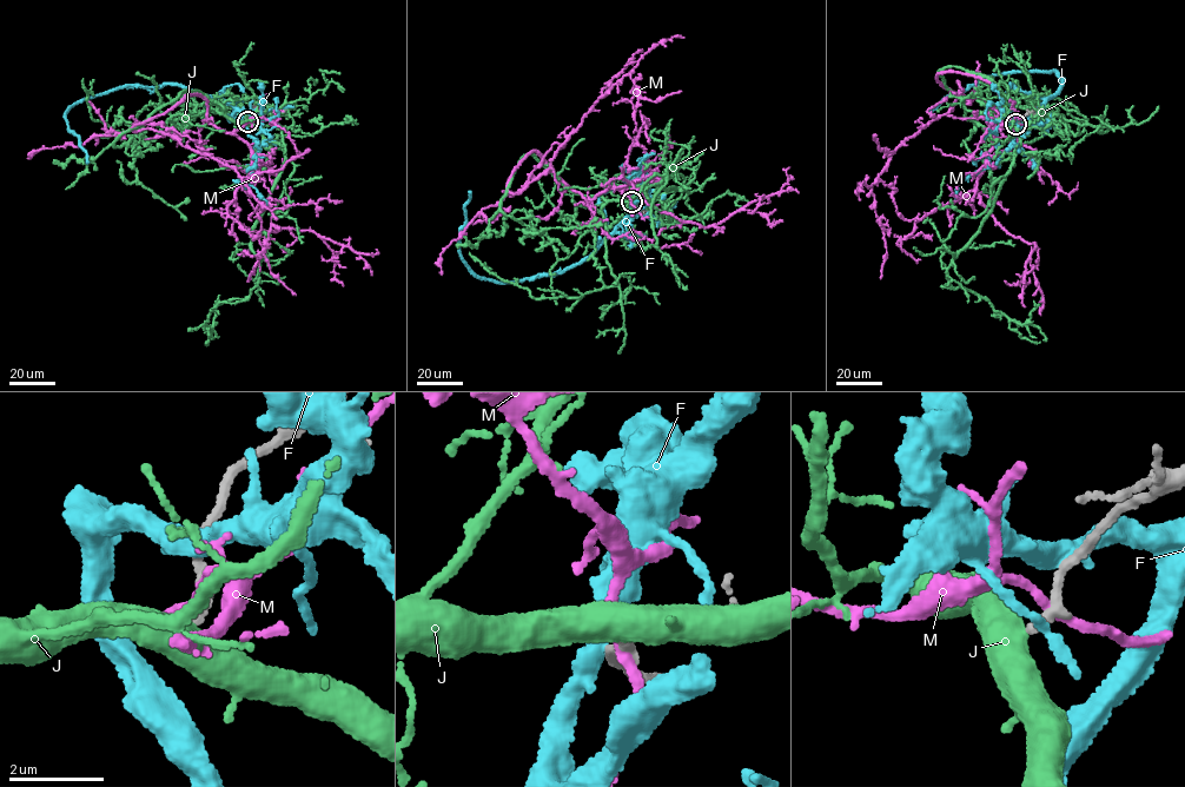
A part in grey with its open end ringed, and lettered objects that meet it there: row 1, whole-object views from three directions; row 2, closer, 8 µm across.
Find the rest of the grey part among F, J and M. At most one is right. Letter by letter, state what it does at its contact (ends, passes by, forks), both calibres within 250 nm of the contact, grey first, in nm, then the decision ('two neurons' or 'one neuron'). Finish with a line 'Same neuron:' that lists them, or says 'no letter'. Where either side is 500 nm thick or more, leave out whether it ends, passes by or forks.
F: it passes by; 180 nm thick on the grey side, 440 nm on the other; two neurons
J: it passes by; 240 nm thick on the grey side, 480 nm on the other; one neuron
M: it passes by; 280 nm thick on the grey side, 200 nm on the other; two neurons
Same neuron: J

